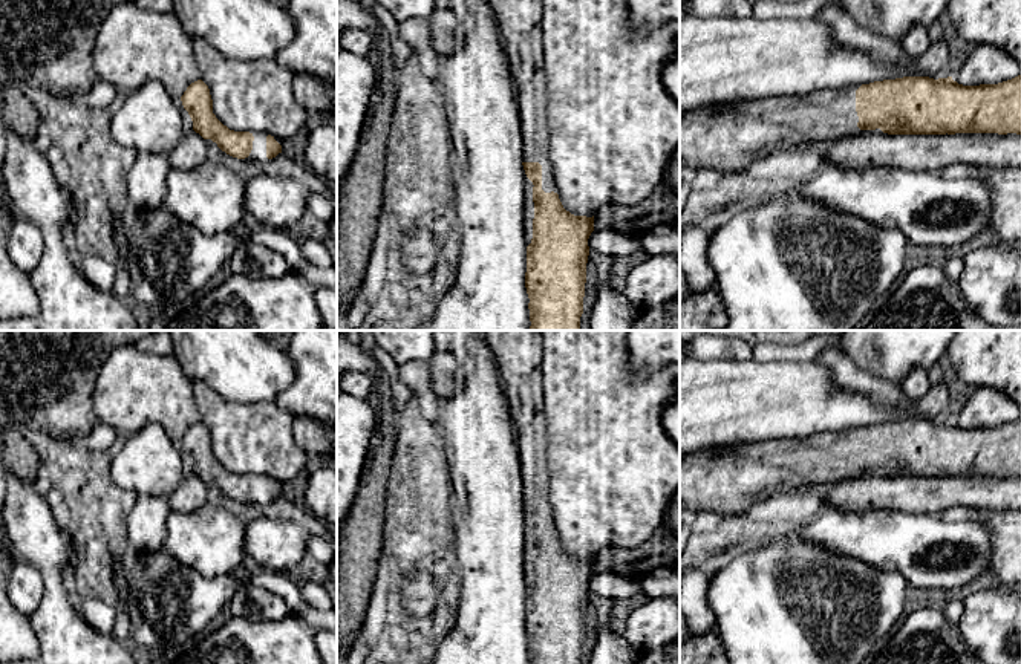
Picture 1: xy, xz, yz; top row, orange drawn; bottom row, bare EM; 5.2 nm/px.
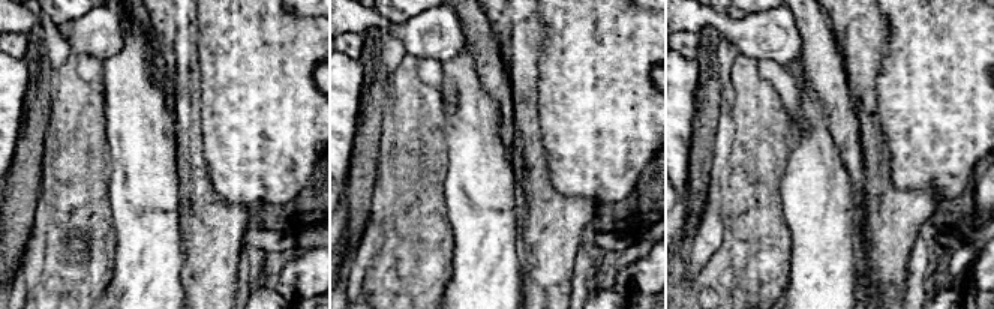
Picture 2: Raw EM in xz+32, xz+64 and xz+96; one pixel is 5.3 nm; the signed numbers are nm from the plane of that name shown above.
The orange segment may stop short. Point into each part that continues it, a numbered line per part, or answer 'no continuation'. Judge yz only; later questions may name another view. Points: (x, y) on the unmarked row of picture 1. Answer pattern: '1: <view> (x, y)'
1: yz (729, 484)

